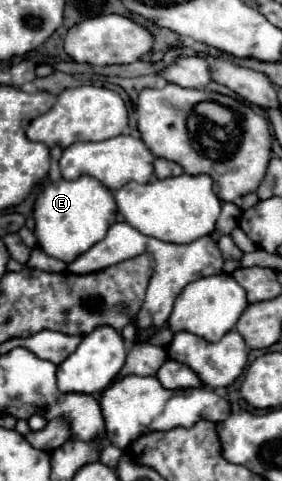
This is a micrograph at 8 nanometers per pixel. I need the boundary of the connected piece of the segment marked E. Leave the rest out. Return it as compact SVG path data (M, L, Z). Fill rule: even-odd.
M81 176L77 180L47 182L35 202L35 236L39 246L53 258L73 262L91 246L105 238L109 226L115 224L113 194L95 178Z

